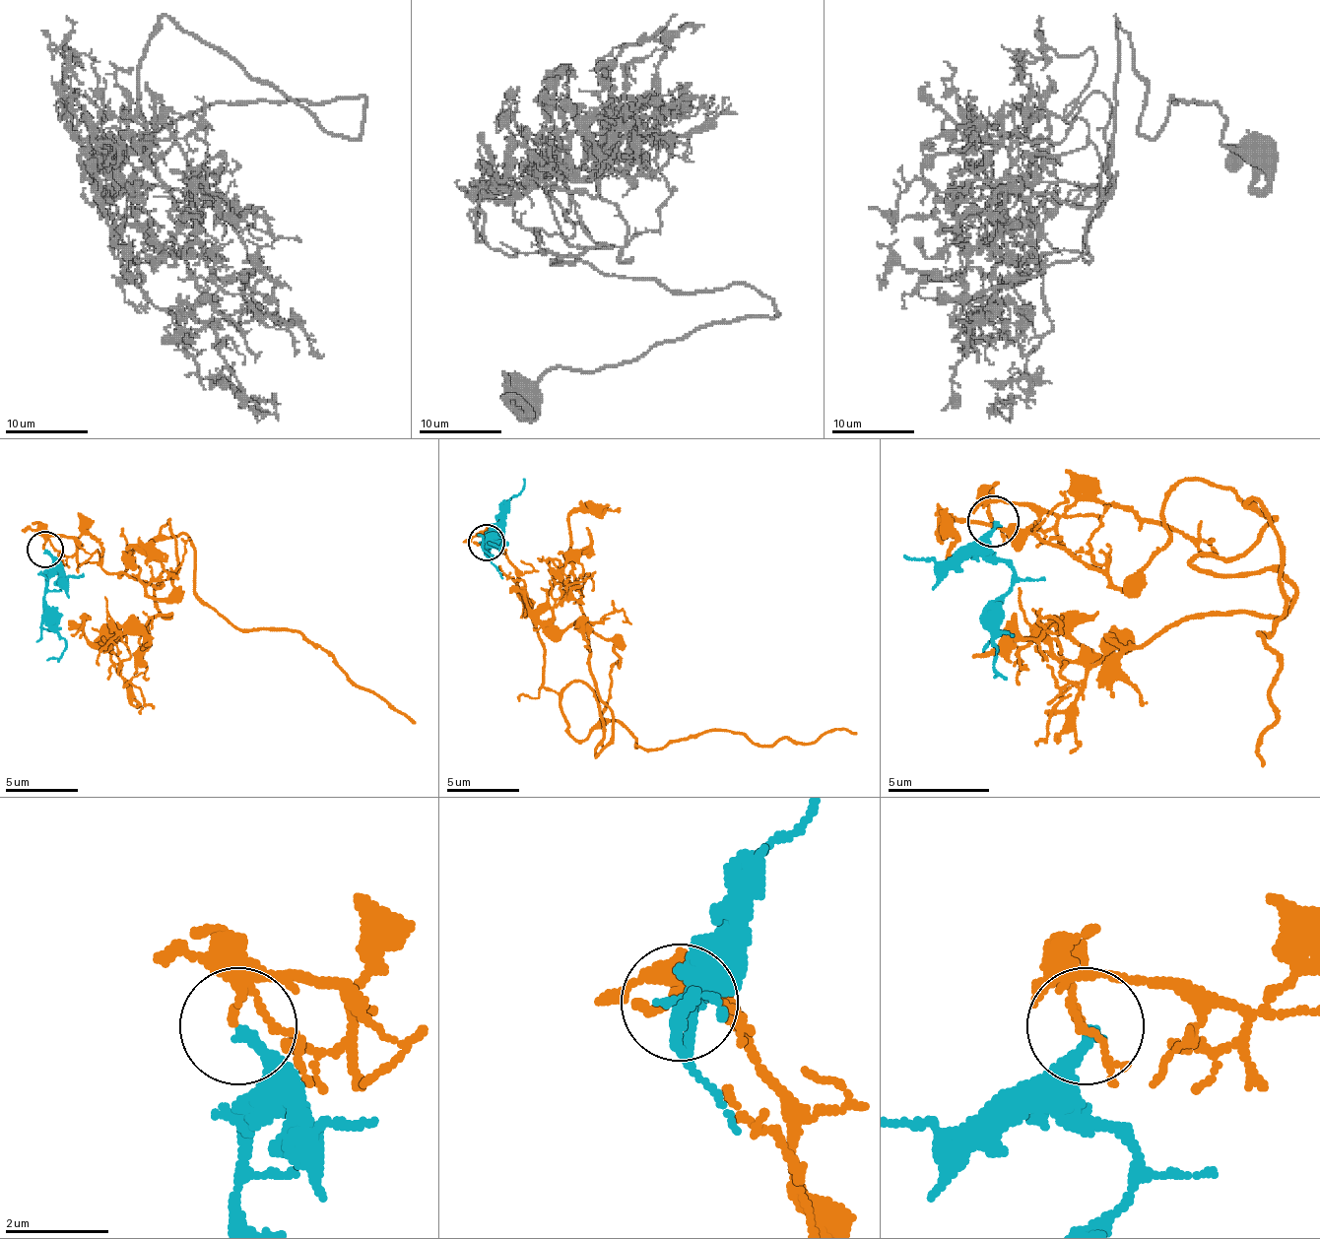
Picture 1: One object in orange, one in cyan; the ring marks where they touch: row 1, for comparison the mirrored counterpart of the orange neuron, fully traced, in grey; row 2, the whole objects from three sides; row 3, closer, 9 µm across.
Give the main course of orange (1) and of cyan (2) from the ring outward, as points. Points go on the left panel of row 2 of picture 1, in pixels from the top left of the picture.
1: (42, 550), (90, 536), (118, 575), (137, 547), (183, 536), (213, 608), (241, 629), (299, 629), (416, 724)
2: (45, 550), (53, 568), (45, 583), (49, 629), (64, 644), (56, 659), (45, 659)

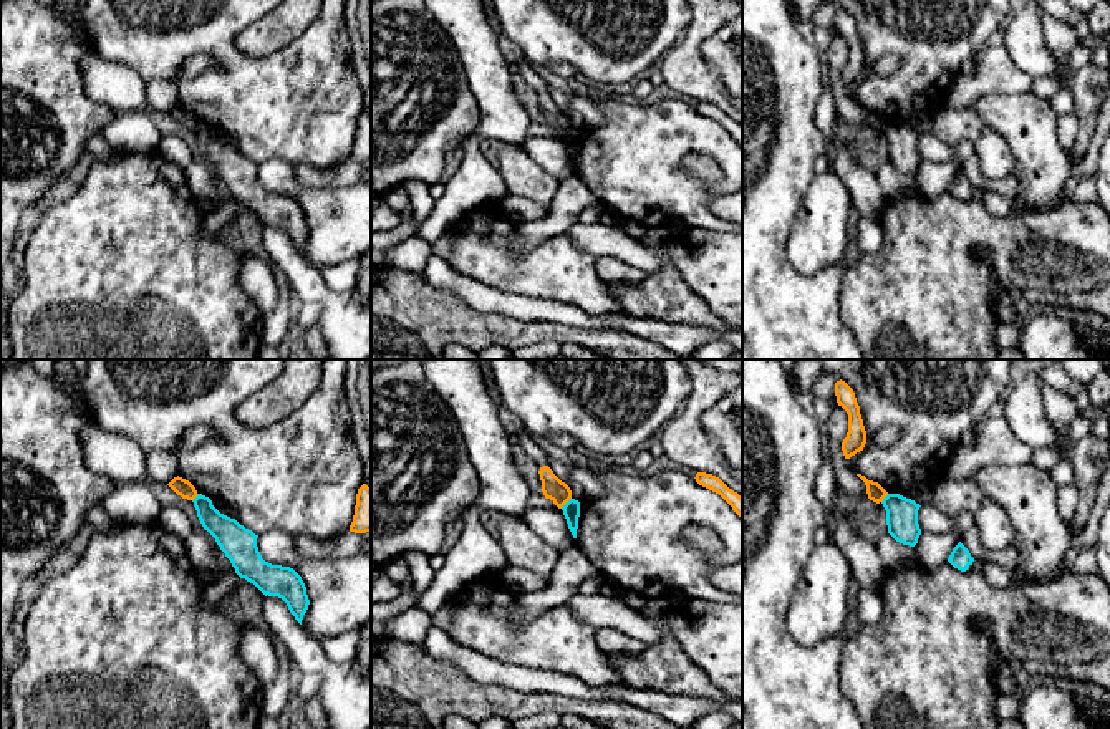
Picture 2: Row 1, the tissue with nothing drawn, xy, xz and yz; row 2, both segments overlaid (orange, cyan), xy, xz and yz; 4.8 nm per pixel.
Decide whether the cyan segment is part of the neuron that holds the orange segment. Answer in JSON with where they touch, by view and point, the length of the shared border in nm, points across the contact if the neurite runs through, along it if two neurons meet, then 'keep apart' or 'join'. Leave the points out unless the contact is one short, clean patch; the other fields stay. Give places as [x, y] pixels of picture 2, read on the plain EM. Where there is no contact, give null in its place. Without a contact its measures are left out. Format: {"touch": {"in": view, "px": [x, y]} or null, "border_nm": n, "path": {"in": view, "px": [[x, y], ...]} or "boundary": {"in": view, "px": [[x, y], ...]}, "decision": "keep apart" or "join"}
{"touch": {"in": "xz", "px": [565, 131]}, "border_nm": 80, "boundary": {"in": "xz", "px": [[570, 126], [560, 136]]}, "decision": "keep apart"}

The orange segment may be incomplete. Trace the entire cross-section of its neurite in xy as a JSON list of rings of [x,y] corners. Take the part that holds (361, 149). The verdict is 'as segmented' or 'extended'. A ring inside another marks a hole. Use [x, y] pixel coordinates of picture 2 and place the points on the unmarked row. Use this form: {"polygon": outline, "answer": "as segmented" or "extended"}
{"polygon": [[[363,113],[356,123],[356,134],[350,161],[366,162],[371,161],[371,116]]], "answer": "as segmented"}

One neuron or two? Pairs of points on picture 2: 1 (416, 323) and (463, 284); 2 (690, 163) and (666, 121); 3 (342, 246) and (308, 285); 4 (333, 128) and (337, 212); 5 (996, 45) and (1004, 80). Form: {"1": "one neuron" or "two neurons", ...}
{"1": "two neurons", "2": "two neurons", "3": "two neurons", "4": "two neurons", "5": "one neuron"}

